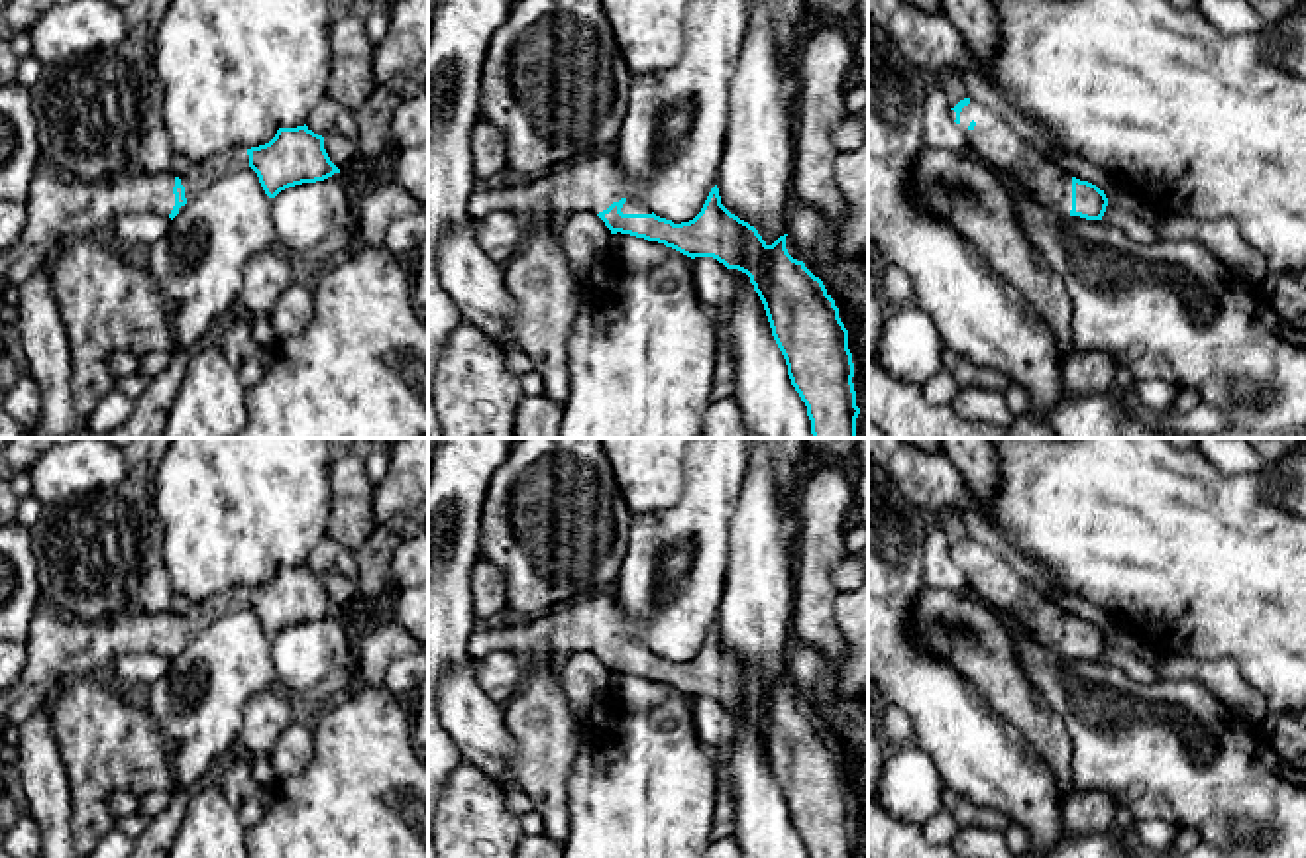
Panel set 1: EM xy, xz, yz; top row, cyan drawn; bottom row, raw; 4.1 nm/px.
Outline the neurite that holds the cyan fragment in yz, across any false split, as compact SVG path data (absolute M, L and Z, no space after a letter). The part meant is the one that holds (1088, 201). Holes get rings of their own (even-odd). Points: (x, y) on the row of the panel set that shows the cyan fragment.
M954 88L951 116L978 157L1006 175L1007 183L1064 216L1102 220L1108 206L1104 190L1045 159L1002 114Z

